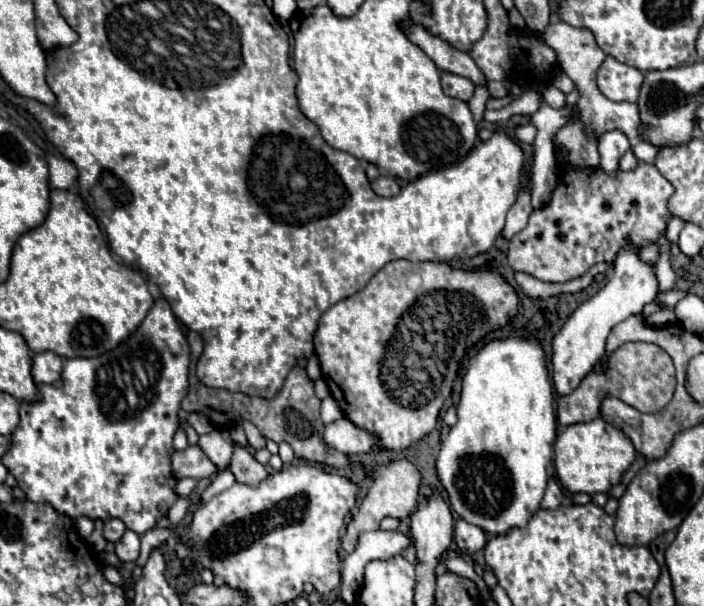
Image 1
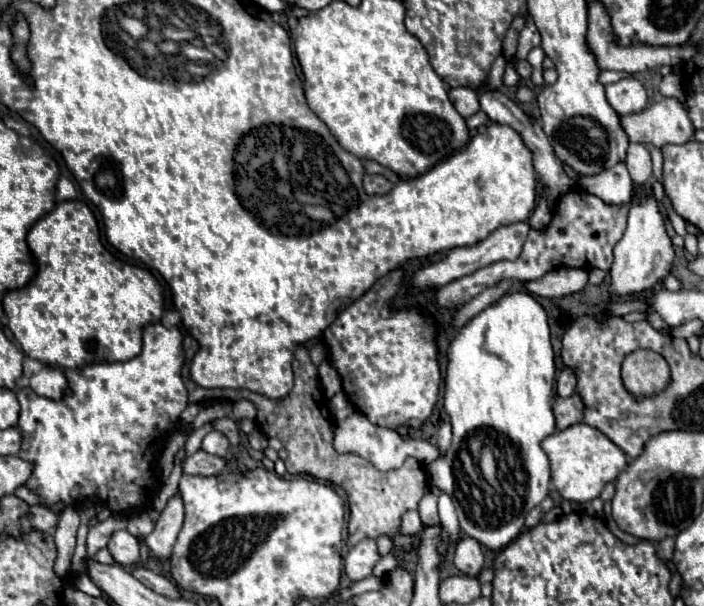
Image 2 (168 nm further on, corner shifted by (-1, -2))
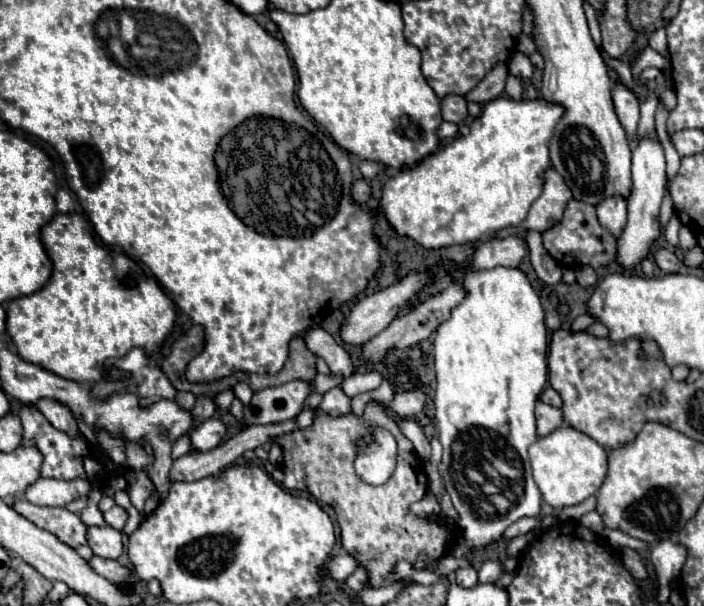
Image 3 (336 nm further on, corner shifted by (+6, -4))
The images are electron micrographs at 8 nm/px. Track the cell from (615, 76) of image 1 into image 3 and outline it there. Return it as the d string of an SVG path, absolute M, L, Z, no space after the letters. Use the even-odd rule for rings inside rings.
M615 82L613 86L613 104L617 118L621 126L625 128L627 136L637 136L637 122L639 122L639 100L637 96L621 82Z

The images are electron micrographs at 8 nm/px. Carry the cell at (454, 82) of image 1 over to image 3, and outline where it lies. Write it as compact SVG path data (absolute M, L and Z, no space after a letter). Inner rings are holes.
M449 94L441 100L441 110L443 110L443 120L447 122L465 122L465 118L469 116L467 112L467 102L463 96L457 96L457 94Z

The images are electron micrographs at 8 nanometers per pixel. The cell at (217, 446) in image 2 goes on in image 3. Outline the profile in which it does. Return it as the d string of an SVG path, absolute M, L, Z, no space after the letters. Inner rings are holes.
M209 418L191 434L191 446L199 452L213 450L215 446L221 444L225 432L227 432L227 428L217 418Z

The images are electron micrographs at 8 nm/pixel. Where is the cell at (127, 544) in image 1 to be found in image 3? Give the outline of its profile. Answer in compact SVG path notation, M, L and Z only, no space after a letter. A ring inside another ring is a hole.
M93 526L87 530L87 540L95 556L117 560L123 554L123 542L121 532L109 526Z

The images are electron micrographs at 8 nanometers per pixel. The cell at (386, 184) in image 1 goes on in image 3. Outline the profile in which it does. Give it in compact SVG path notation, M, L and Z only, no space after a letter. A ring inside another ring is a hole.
M363 178L361 180L355 180L351 194L353 194L353 200L357 204L365 204L371 198L371 186L369 186L369 182L363 180Z

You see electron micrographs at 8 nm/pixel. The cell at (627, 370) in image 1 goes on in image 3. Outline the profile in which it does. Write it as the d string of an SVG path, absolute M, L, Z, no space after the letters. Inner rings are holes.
M537 402L537 408L535 408L535 416L537 416L537 434L539 436L547 436L551 434L553 430L557 430L559 426L563 426L565 418L563 418L563 412L555 406L549 406L545 402Z

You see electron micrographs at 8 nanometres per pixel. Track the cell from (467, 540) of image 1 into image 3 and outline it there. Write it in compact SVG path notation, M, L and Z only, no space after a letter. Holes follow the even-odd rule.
M467 566L467 568L459 568L455 572L455 578L457 578L457 584L463 586L463 588L473 588L477 584L477 570L473 566Z

